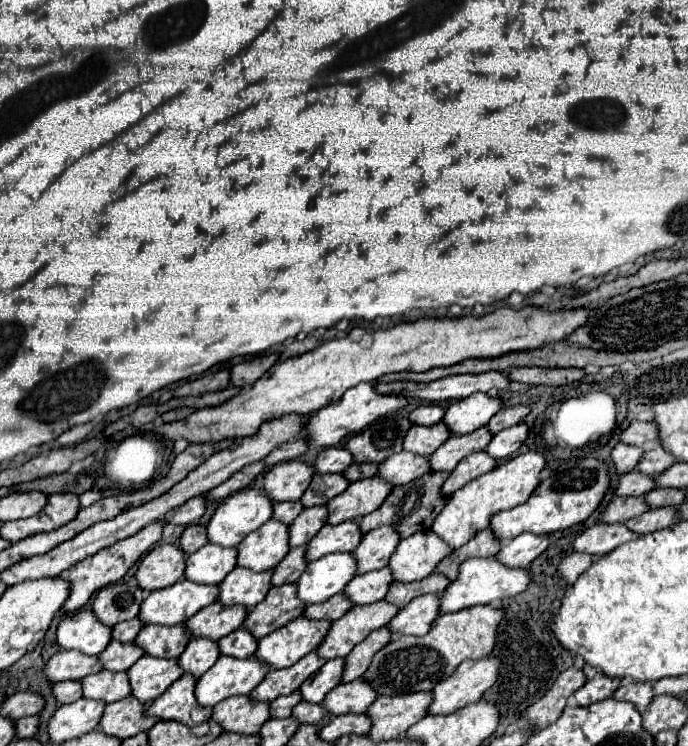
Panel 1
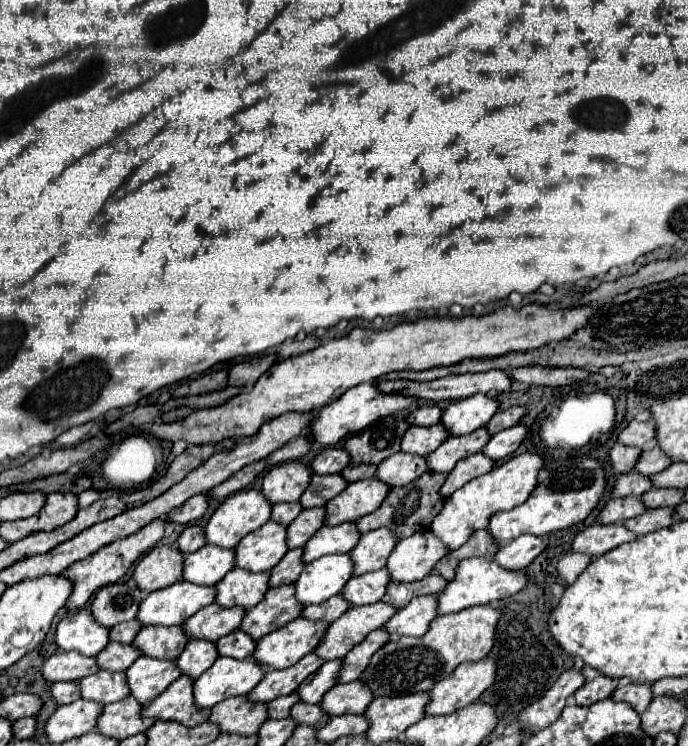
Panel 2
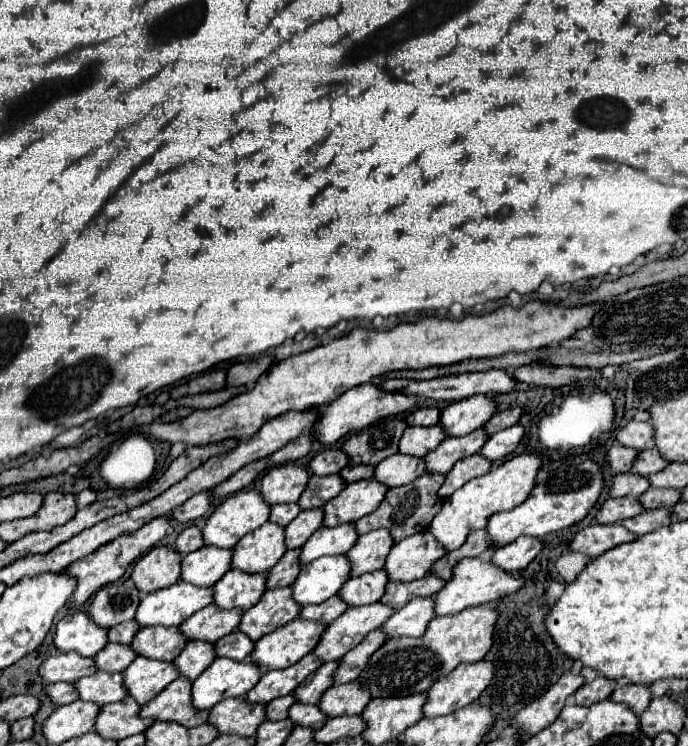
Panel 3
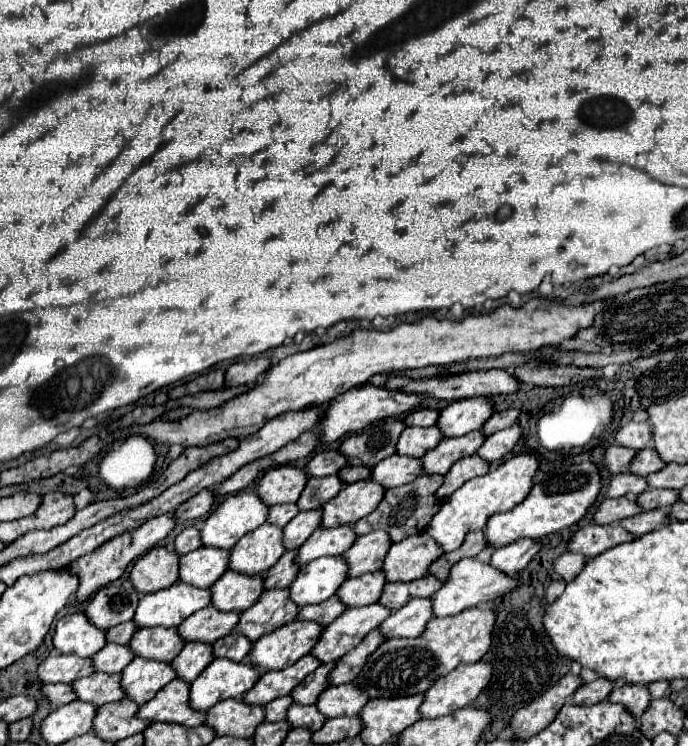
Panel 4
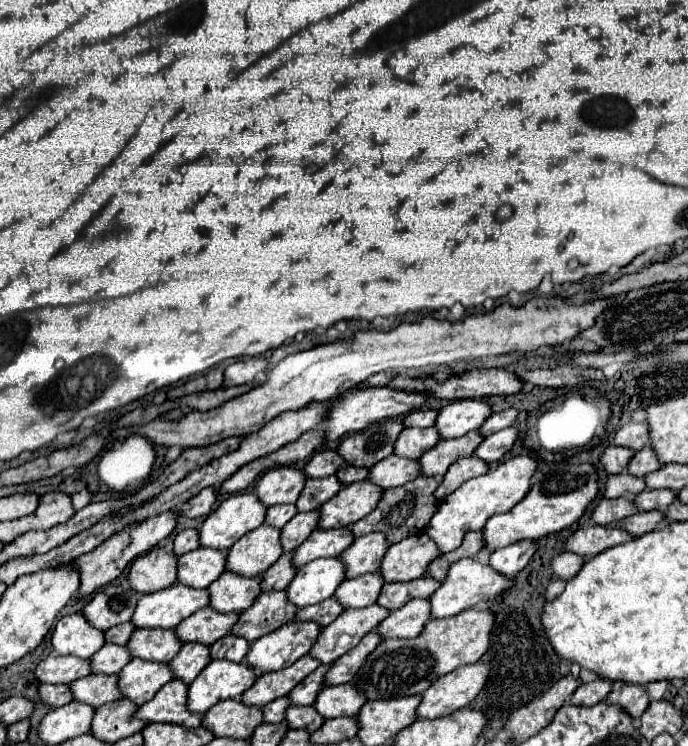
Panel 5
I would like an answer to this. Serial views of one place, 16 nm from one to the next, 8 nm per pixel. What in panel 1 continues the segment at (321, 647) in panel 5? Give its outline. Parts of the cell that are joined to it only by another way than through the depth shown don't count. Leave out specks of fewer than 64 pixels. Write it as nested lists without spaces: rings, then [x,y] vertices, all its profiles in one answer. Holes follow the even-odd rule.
[[[374,602],[368,606],[350,608],[340,620],[332,622],[322,644],[316,648],[316,654],[324,660],[344,658],[372,630],[388,624],[396,612],[398,608],[388,602]]]

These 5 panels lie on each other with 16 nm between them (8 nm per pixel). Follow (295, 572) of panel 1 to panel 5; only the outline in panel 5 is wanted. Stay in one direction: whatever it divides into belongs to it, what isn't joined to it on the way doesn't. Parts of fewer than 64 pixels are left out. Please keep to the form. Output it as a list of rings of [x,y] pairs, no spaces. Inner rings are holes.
[[[286,552],[282,554],[276,564],[272,564],[264,574],[260,574],[260,582],[262,582],[262,592],[270,592],[270,590],[284,590],[296,568],[290,564],[290,558],[292,558],[292,552]]]

